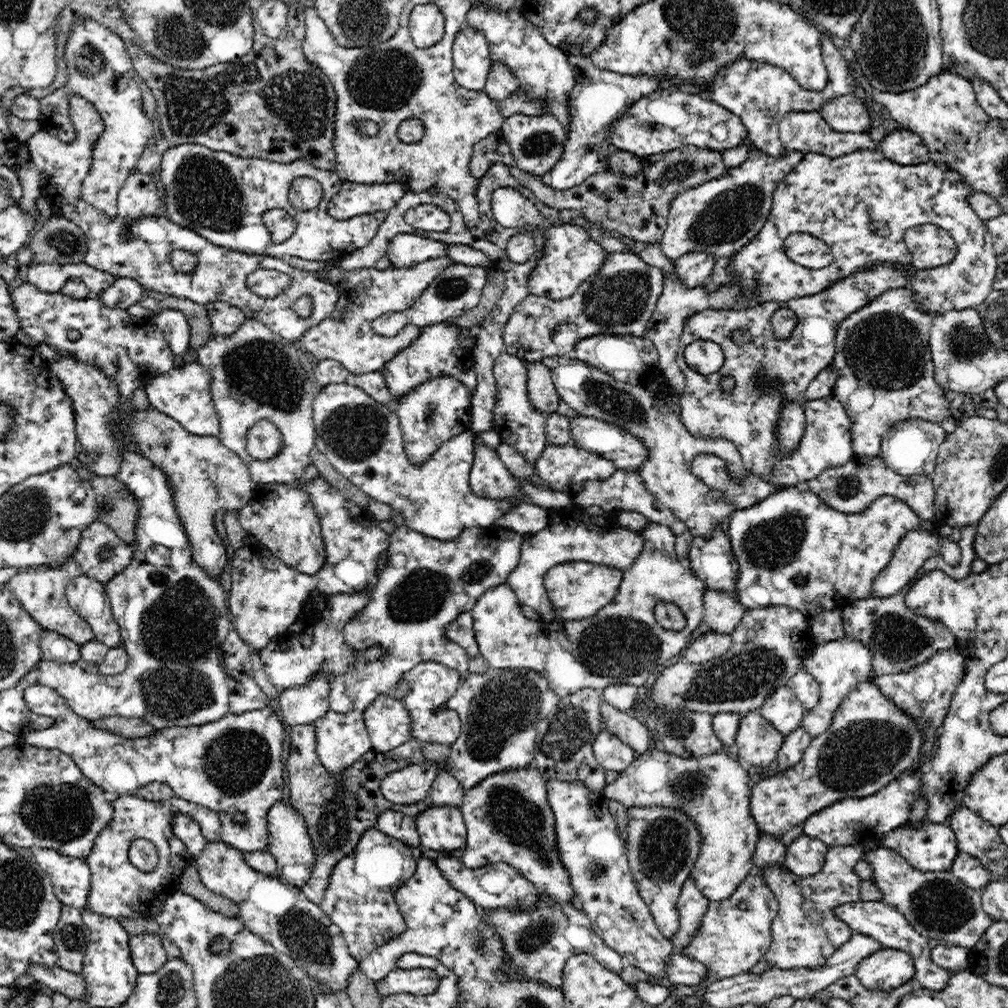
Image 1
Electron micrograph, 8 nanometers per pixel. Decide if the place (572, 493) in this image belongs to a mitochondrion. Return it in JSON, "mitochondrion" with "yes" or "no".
{"mitochondrion":"no"}

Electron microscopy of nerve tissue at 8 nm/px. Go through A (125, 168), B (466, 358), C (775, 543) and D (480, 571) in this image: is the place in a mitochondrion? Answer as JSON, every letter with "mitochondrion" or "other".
{"A":"other","B":"other","C":"mitochondrion","D":"mitochondrion"}

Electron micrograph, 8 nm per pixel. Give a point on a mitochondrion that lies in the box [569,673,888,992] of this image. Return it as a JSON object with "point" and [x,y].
{"point":[664,847]}

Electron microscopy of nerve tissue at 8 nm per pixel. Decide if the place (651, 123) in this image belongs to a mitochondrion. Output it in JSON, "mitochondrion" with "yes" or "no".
{"mitochondrion":"yes"}

